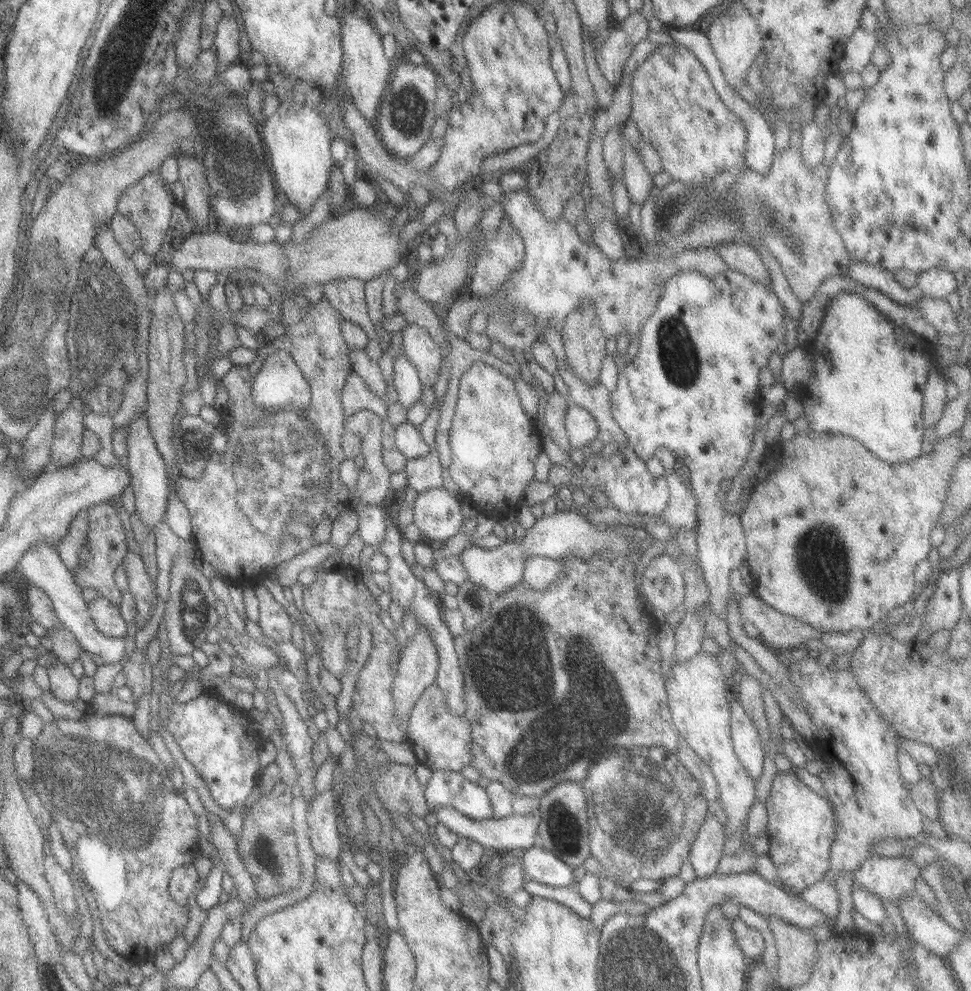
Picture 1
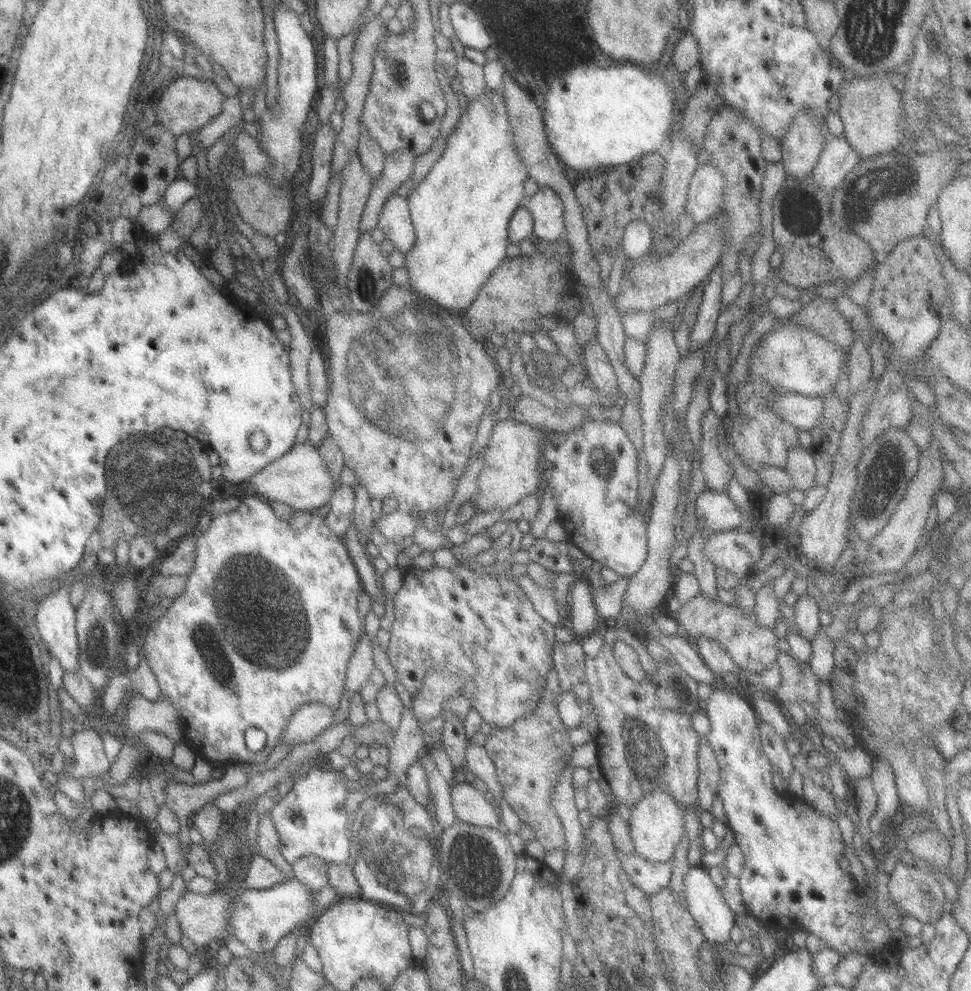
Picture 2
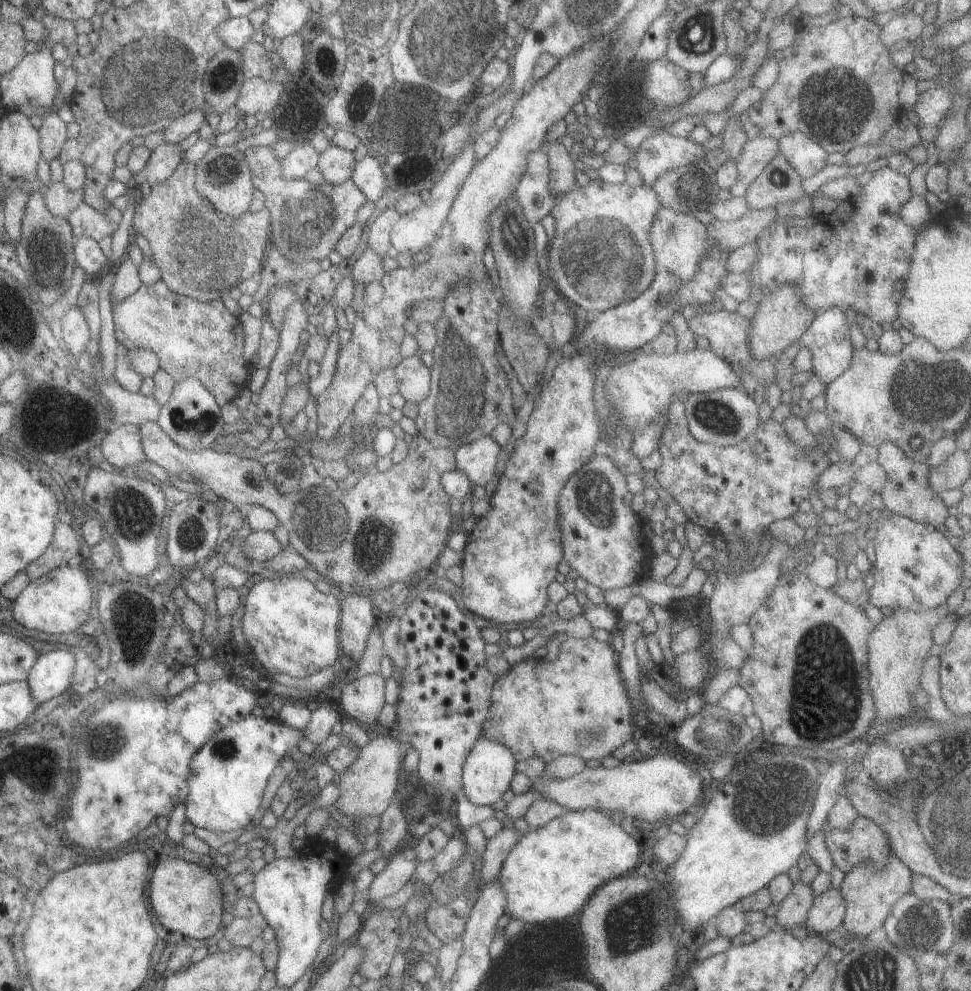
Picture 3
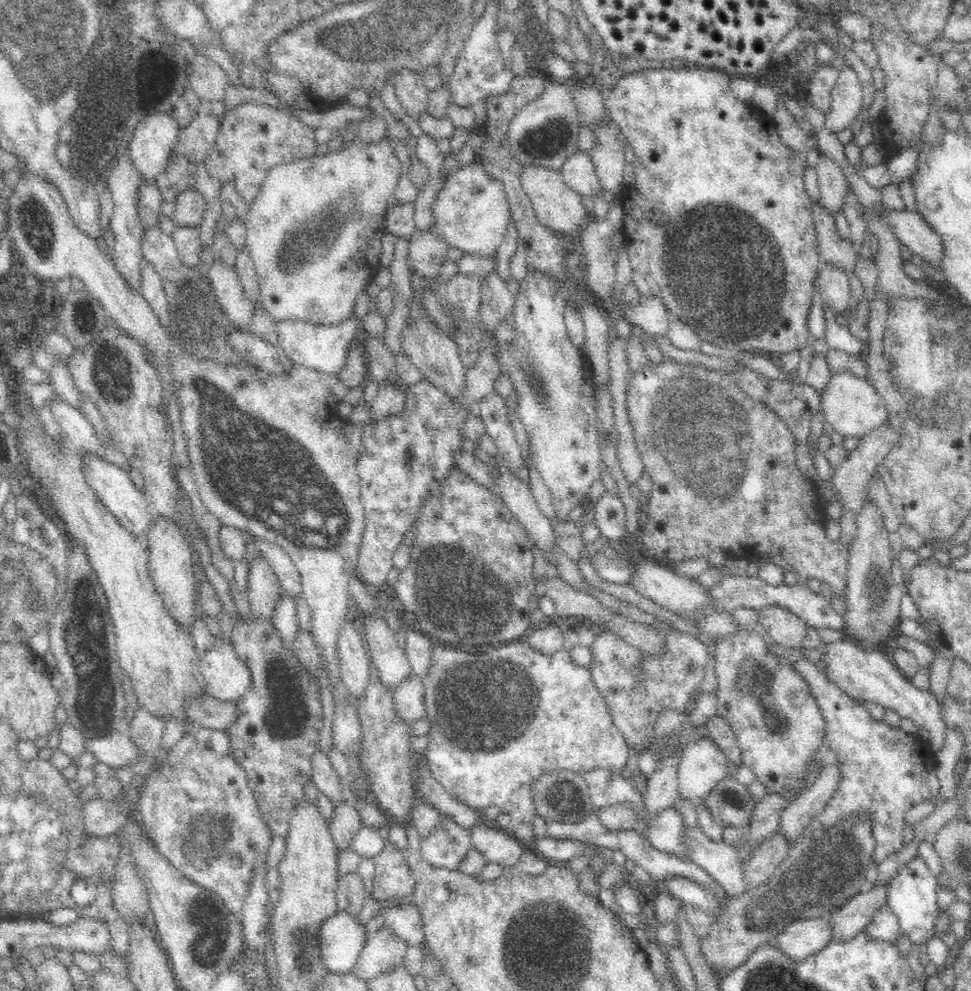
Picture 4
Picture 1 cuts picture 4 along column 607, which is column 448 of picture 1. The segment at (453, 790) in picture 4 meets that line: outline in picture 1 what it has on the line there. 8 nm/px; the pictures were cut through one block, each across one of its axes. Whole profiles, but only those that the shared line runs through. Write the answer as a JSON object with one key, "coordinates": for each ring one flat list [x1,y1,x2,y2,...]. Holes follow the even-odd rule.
{"coordinates":[[433,683,422,691,409,711,405,741,411,746,416,762,425,765,430,771,459,772,463,766,469,766,469,721,465,720,463,715,453,715,449,711,443,693]]}

